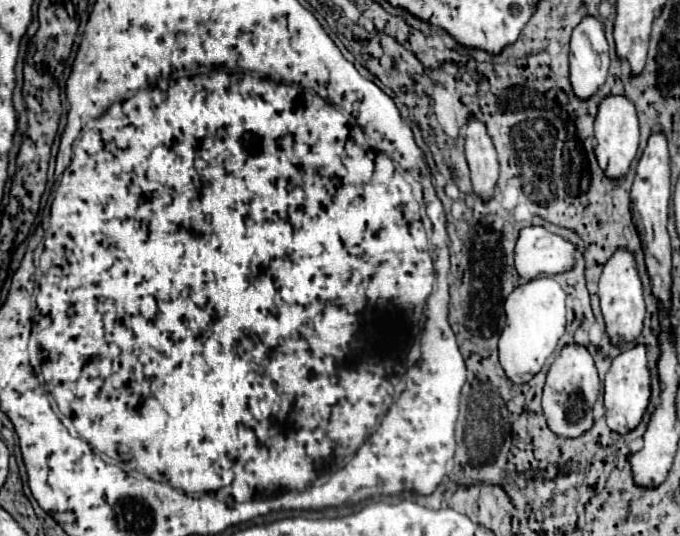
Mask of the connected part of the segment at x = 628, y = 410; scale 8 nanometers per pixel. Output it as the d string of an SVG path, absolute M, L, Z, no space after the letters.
M635 345L633 349L621 353L609 373L605 375L605 417L607 417L607 425L609 429L613 429L615 433L629 433L631 429L635 429L647 409L649 403L649 395L651 395L651 377L649 377L649 369L647 369L647 347L645 345Z

